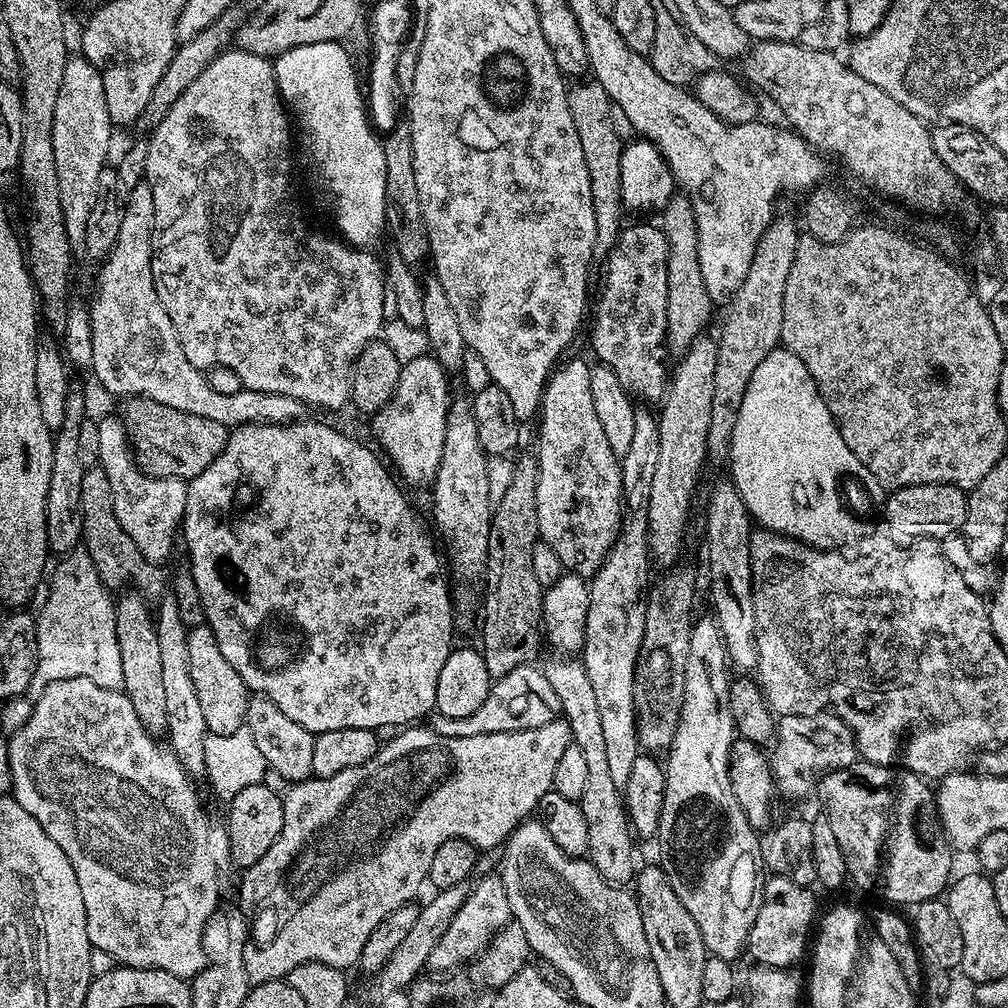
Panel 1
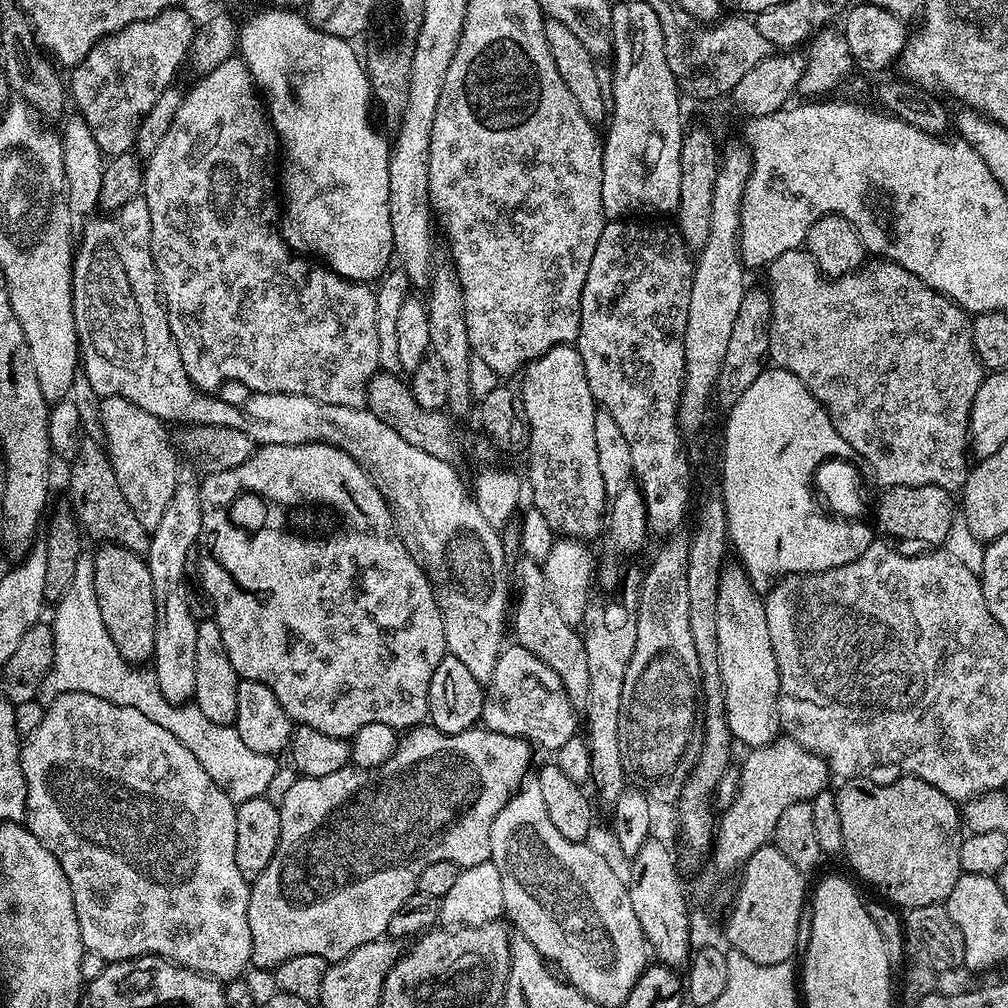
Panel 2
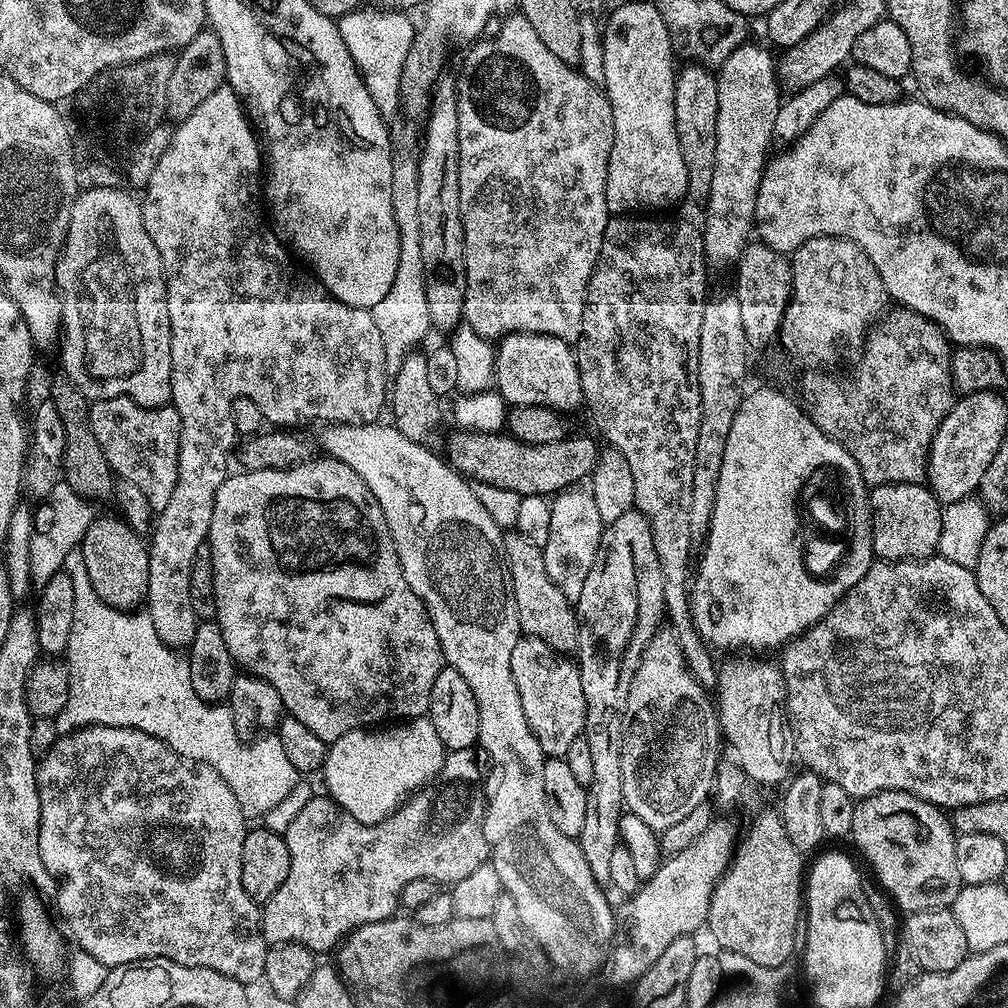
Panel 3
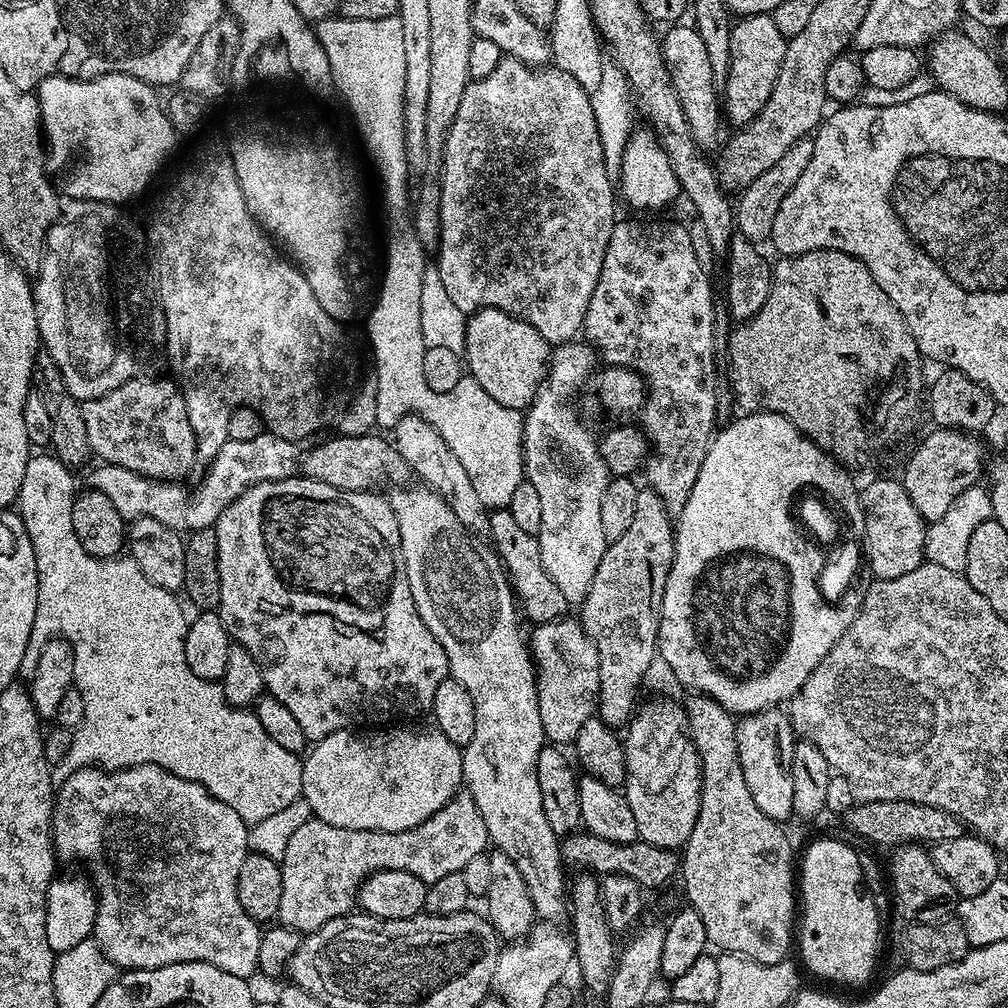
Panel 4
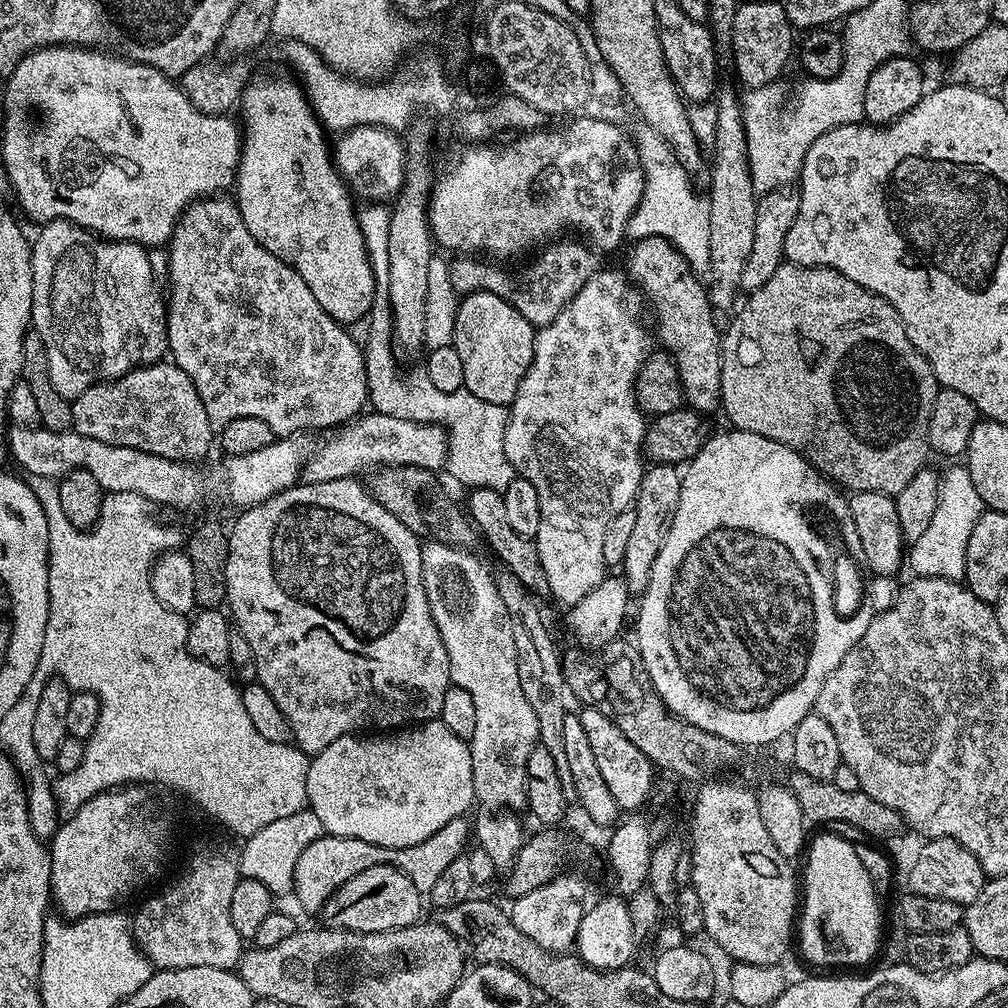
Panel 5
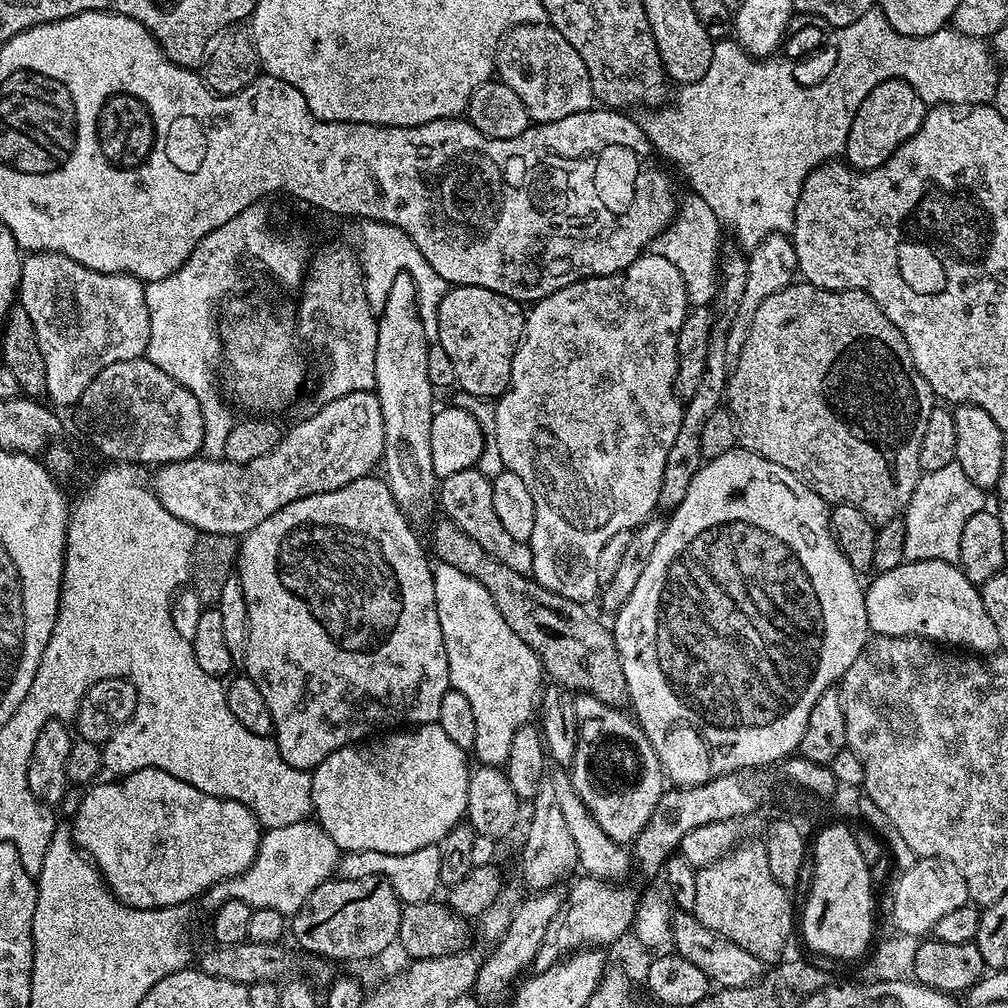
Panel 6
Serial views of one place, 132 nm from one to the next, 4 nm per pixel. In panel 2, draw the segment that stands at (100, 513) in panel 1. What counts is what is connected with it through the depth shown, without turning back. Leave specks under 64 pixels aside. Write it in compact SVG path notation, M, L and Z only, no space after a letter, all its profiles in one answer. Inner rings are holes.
M81 444L78 458L70 461L69 468L72 469L68 472L68 496L72 499L70 508L77 525L87 535L89 532L96 542L120 544L126 550L146 554L152 541L150 529L142 526L134 510L130 510L130 502L126 502L126 498L122 495L122 486L118 486L118 478L114 474L114 466L107 452L101 455L93 447Z

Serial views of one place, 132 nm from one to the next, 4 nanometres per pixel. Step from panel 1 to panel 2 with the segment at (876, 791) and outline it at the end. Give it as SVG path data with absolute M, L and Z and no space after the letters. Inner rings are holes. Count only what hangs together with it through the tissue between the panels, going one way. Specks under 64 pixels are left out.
M907 774L899 777L893 784L875 784L872 780L864 780L868 778L848 778L843 781L841 788L835 789L836 805L838 806L838 822L842 822L842 842L844 843L843 855L848 856L848 864L865 880L868 884L873 884L877 888L879 895L885 901L891 902L897 909L907 910L917 908L918 906L930 906L931 904L944 904L947 901L950 890L954 890L954 882L958 882L958 878L962 875L960 871L960 851L962 850L962 842L965 833L960 832L962 829L962 812L958 807L957 801L946 798L946 794L942 794L942 790L938 790L934 786L930 786L930 782L922 782L917 776L909 776Z

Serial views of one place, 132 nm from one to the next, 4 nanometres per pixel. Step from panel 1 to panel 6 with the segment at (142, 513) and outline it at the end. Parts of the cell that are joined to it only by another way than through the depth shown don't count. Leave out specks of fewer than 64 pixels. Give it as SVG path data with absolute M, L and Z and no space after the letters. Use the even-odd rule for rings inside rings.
M147 358L106 366L82 390L74 411L89 442L112 462L135 466L173 464L199 457L204 446L202 406L198 398Z

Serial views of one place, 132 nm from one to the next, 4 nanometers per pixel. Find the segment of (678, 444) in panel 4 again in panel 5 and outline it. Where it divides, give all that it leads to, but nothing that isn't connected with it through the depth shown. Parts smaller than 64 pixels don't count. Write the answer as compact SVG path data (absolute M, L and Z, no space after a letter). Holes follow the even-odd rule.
M661 239L637 240L631 246L633 248L628 252L626 275L637 289L640 287L644 291L644 296L656 315L659 347L676 363L687 407L695 408L701 414L717 411L720 408L722 386L722 332L719 327L716 329L716 314L705 281L692 271L683 254L668 242Z

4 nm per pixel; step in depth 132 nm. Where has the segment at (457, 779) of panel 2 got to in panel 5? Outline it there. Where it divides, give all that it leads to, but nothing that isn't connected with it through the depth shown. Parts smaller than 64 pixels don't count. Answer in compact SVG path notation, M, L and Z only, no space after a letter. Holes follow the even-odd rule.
M464 816L454 818L446 822L446 826L438 830L438 834L430 834L426 842L418 842L418 846L409 848L387 848L374 846L370 842L362 842L362 838L322 835L314 842L310 842L306 850L302 850L302 855L298 858L298 866L294 866L294 886L292 887L294 897L296 896L297 902L306 911L312 914L319 913L324 903L342 885L350 882L354 874L362 874L362 870L370 870L370 866L379 864L389 864L402 870L402 874L406 874L406 878L414 882L418 891L427 894L434 887L434 881L444 873L446 866L450 866L454 858L465 855L470 844L470 824L466 821Z

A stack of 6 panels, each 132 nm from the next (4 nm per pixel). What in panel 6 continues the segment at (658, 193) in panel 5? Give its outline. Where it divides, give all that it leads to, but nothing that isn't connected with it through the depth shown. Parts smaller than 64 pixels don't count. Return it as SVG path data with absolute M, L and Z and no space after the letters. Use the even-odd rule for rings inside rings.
M693 192L687 195L679 201L671 224L653 241L652 250L655 255L665 257L668 262L673 262L674 266L678 267L686 286L689 303L693 307L707 307L715 299L718 287L722 225L702 198L698 198Z

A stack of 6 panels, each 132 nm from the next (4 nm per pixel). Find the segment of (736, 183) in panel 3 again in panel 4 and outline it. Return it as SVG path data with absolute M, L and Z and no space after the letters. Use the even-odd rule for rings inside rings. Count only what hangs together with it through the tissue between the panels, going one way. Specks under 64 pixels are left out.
M771 14L741 16L730 34L730 74L722 86L722 106L726 116L743 126L751 122L770 98L782 67L788 41L778 30Z

